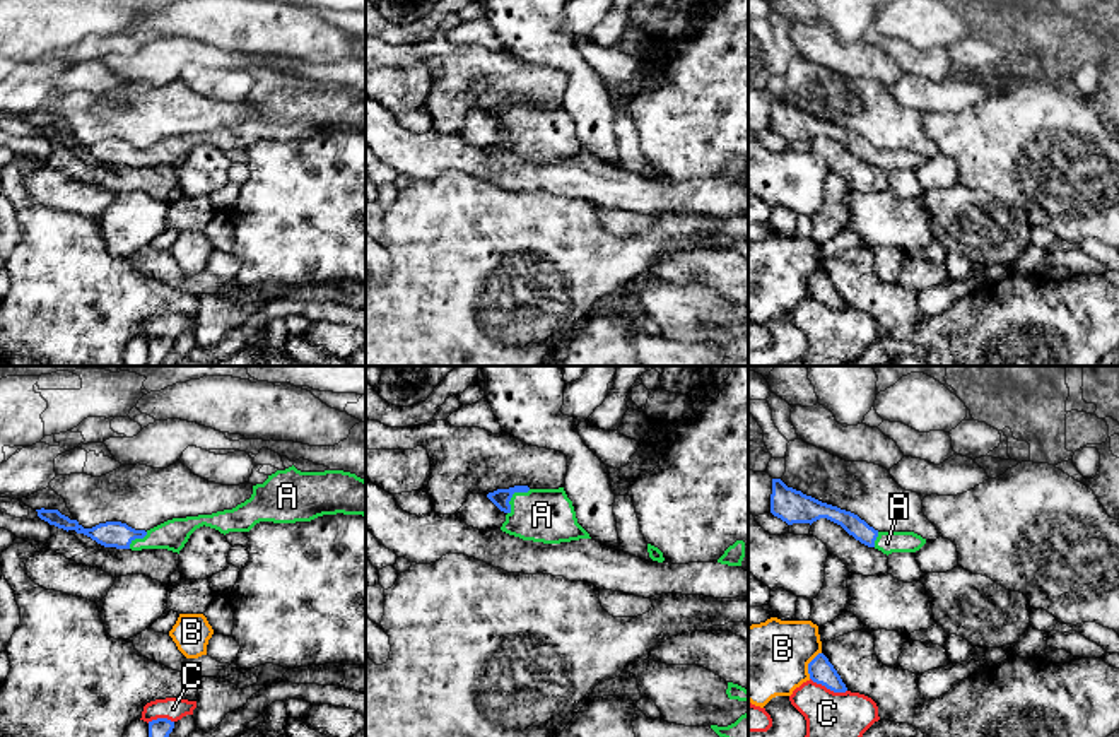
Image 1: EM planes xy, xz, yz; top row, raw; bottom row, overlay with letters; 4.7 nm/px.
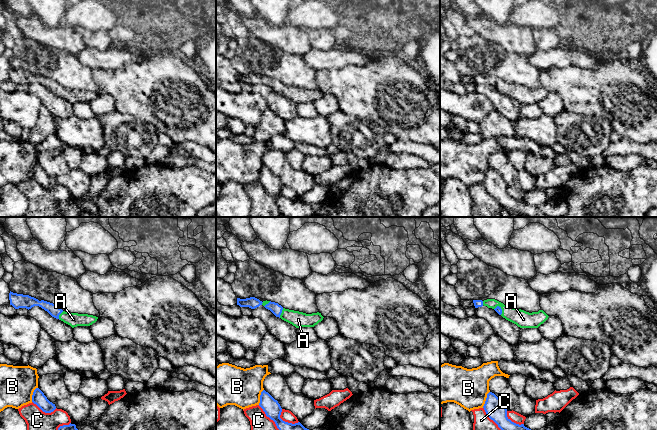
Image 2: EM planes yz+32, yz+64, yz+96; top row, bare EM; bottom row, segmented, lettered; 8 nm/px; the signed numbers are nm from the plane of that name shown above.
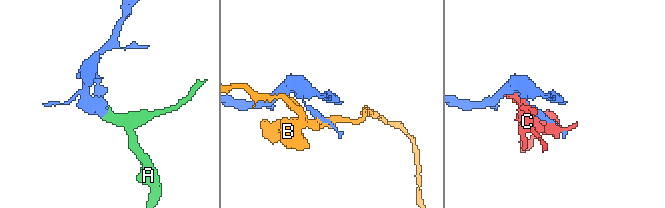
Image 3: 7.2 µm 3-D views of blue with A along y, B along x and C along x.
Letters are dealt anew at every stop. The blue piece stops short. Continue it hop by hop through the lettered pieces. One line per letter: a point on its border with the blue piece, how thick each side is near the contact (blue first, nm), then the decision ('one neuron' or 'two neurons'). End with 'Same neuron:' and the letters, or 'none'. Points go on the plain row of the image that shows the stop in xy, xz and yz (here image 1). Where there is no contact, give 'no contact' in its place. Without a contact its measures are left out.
A: xz (511, 113) | 90/260 nm | one neuron
B: yz (808, 283) | 120/360 nm | two neurons
C: yz (829, 305) | 120/280 nm | two neurons
Same neuron: A

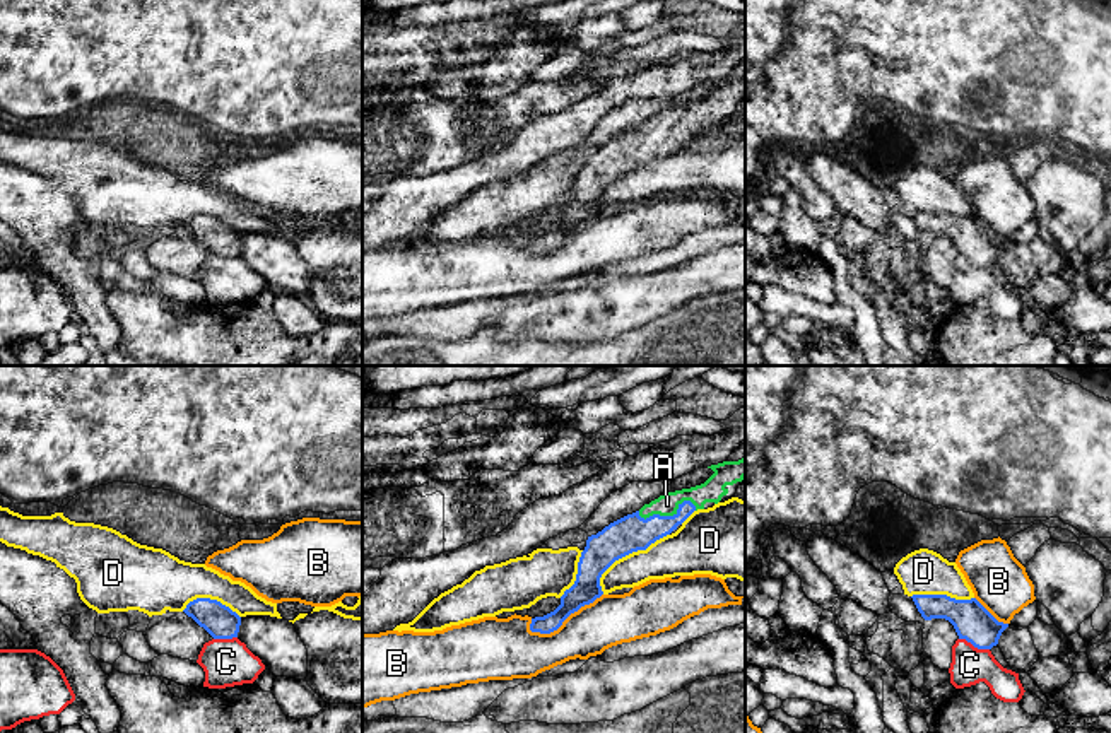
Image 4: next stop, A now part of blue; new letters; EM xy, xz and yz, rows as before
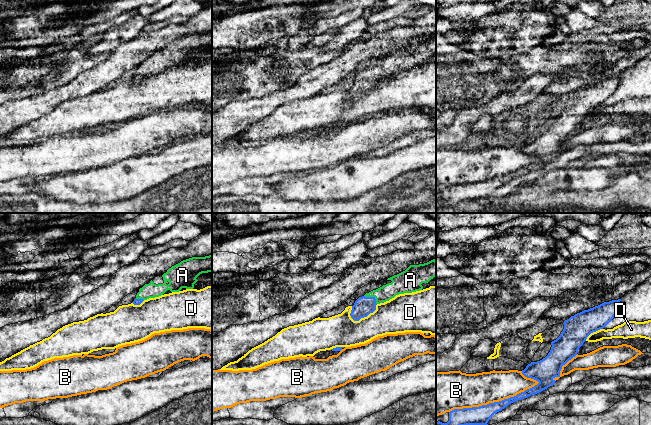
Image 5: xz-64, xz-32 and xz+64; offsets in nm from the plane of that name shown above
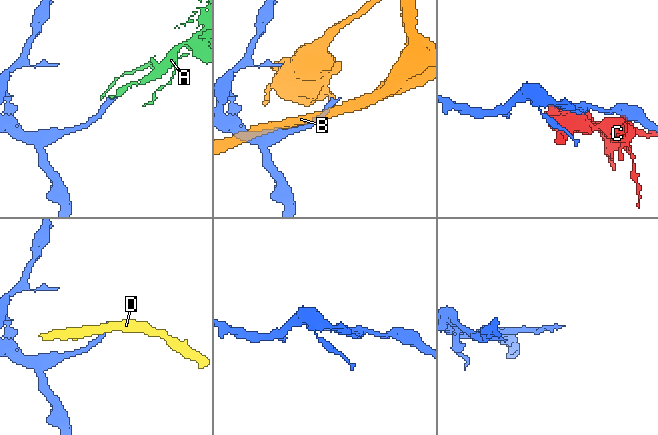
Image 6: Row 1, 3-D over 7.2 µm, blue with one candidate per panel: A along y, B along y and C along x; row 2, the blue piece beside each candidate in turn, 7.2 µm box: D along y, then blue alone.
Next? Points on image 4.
A: xz (667, 134) | 170/110 nm | one neuron
B: xz (564, 236) | 130/240 nm | two neurons
C: yz (975, 263) | 180/180 nm | two neurons
D: xz (626, 171) | 170/200 nm | two neurons
Same neuron: A

